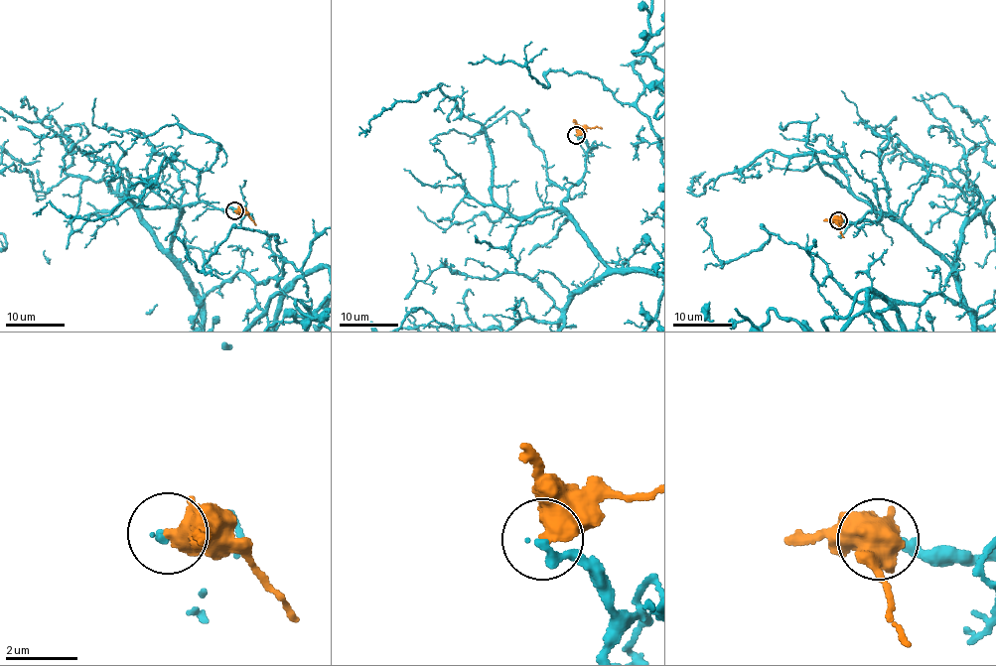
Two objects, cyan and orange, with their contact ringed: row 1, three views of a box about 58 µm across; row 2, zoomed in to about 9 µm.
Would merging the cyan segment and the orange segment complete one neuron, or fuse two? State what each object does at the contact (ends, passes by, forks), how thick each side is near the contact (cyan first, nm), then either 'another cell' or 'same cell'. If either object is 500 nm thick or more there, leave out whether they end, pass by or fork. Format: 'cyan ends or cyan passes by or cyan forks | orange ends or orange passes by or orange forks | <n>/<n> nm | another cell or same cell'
260/550 nm | another cell

